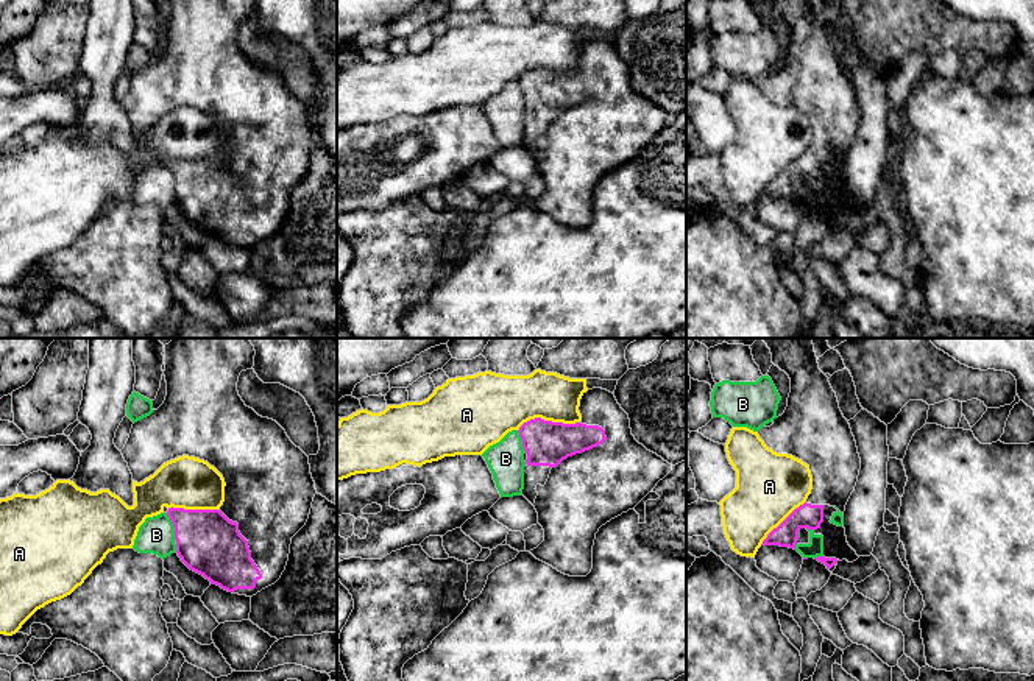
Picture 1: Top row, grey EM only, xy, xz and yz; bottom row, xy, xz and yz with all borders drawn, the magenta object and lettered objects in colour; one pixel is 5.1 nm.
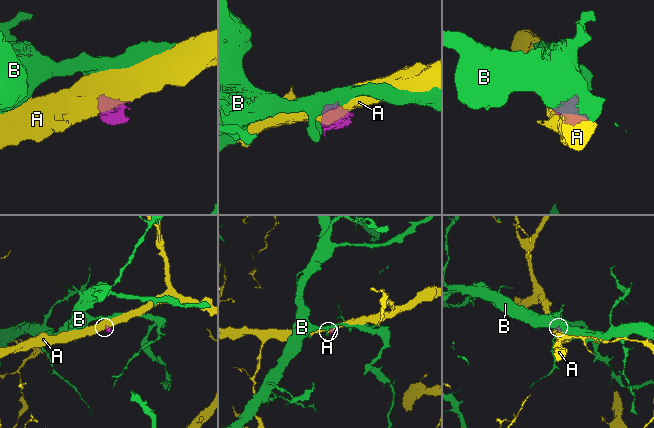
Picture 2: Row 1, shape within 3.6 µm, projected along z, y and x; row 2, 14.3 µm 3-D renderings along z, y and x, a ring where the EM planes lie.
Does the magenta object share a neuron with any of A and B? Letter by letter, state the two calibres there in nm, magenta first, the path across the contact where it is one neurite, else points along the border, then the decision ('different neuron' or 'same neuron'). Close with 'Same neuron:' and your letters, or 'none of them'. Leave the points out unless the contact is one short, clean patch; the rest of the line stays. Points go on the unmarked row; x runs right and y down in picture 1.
A: calibres 240 and 280 nm; different neuron
B: calibres 320 and 190 nm; border xy (166, 164), (177, 190); different neuron
Same neuron: none of them

